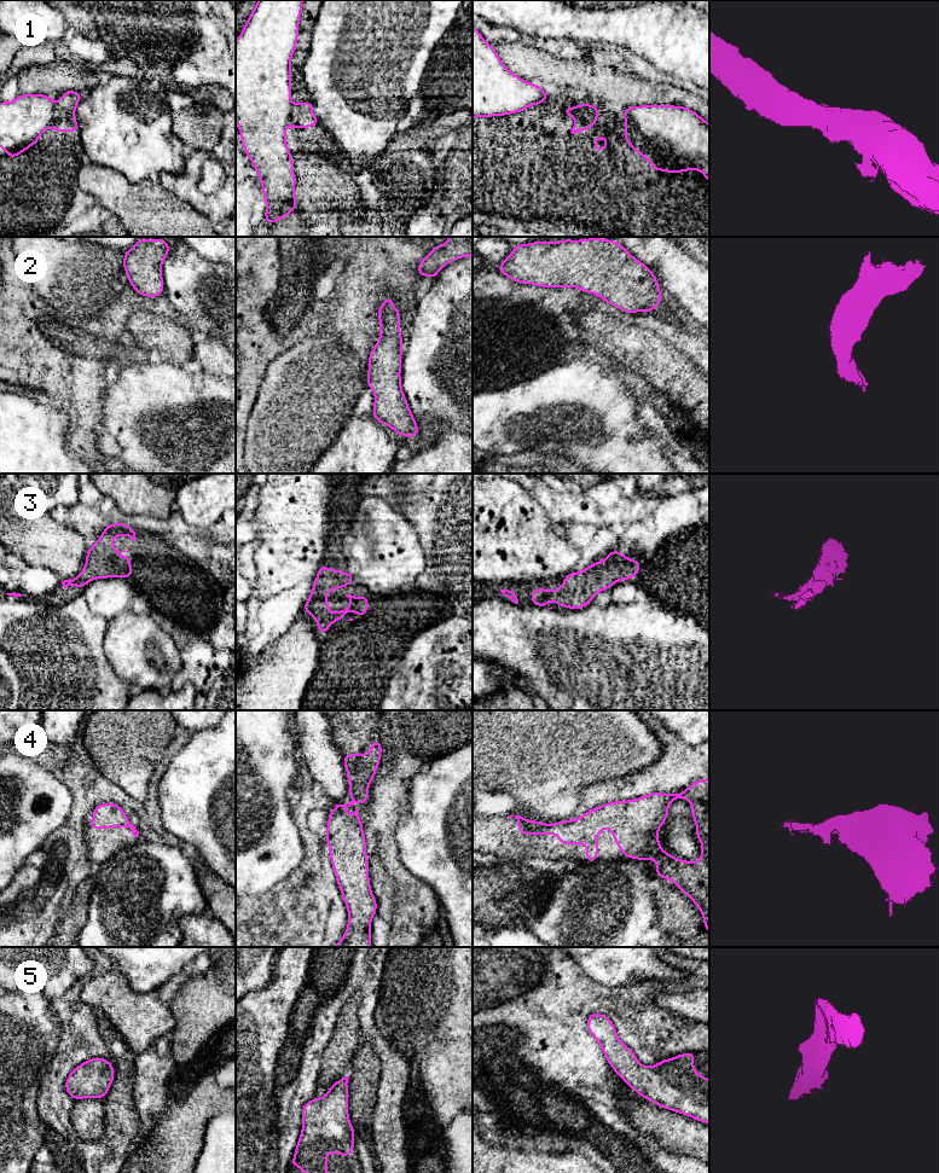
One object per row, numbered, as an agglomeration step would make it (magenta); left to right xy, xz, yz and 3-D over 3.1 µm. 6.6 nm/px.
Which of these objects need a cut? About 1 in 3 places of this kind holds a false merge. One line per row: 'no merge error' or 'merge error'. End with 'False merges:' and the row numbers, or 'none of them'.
1: merge error
2: no merge error
3: no merge error
4: no merge error
5: no merge error
False merges: 1

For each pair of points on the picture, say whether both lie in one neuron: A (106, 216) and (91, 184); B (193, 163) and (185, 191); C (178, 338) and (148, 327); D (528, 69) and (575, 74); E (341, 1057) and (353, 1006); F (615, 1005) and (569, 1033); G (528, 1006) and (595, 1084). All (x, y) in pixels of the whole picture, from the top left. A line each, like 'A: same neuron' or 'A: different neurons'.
A: different neurons
B: same neuron
C: same neuron
D: same neuron
E: same neuron
F: same neuron
G: same neuron

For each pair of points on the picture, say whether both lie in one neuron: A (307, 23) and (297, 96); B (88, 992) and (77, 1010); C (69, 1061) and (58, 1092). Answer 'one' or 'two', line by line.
A: one
B: two
C: one

